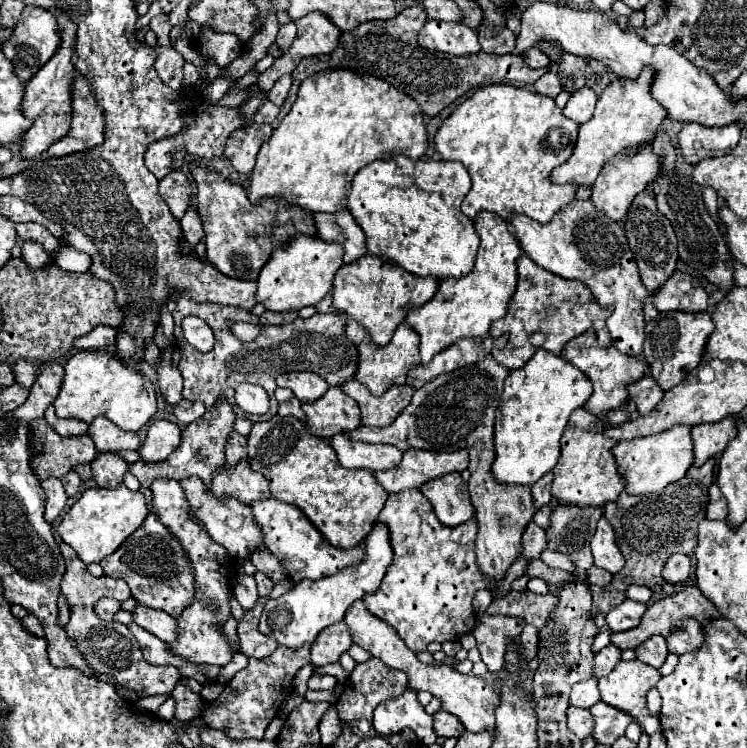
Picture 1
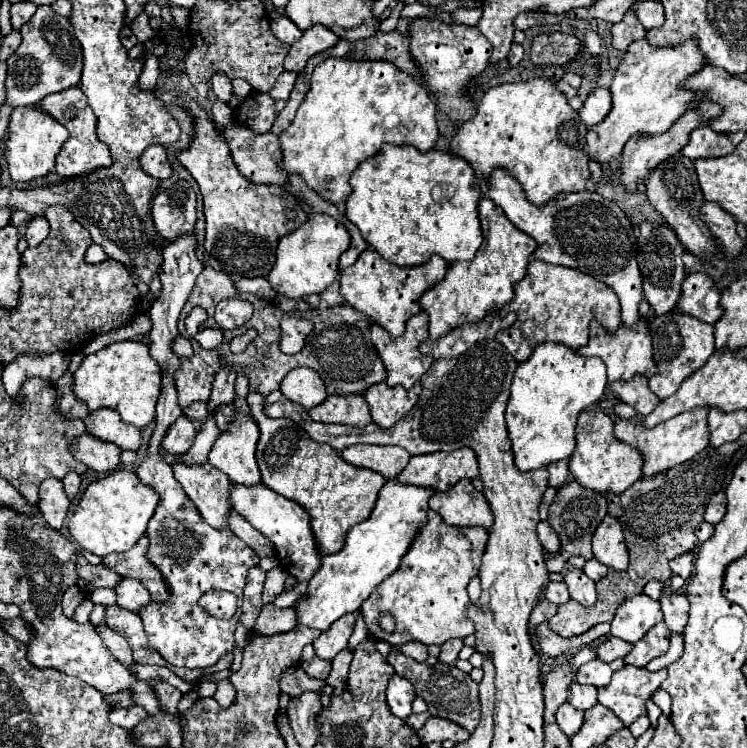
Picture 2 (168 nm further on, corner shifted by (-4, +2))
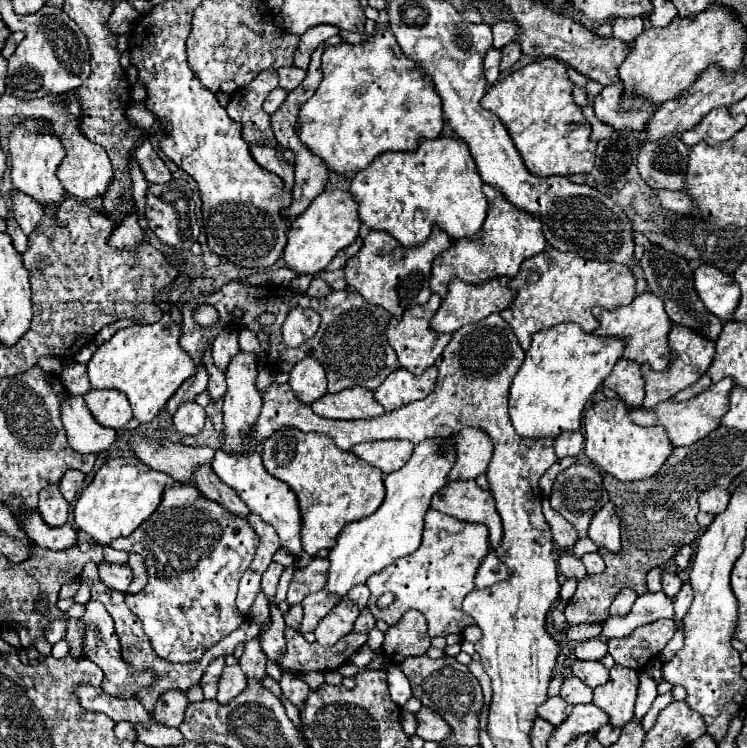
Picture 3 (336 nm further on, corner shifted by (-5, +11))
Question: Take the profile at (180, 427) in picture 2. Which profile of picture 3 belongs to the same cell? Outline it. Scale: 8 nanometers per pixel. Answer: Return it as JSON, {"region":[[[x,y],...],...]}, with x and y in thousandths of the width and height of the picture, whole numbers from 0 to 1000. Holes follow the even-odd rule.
{"region":[[[248,537],[232,553],[232,567],[242,580],[266,580],[274,570],[274,545],[264,537]]]}

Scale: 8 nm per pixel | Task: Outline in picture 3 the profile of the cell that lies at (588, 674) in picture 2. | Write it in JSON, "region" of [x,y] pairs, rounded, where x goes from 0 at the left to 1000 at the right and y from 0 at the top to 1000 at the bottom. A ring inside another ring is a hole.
{"region":[[[767,885],[767,901],[780,909],[788,920],[799,920],[815,909],[815,896],[805,885]]]}

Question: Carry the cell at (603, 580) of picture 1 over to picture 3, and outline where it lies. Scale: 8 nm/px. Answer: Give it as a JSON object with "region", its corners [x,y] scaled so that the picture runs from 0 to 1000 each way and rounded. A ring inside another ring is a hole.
{"region":[[[799,738],[783,741],[778,749],[780,749],[783,759],[786,759],[786,767],[805,767],[810,762],[810,751],[807,751],[807,746]]]}

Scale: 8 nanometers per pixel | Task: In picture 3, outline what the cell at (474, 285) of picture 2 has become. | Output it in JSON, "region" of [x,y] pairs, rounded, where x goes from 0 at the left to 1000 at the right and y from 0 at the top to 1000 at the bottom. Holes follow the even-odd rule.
{"region":[[[655,246],[647,249],[647,257],[655,265],[655,286],[647,305],[631,318],[606,321],[598,337],[588,340],[580,348],[577,388],[588,396],[598,393],[598,380],[604,372],[617,372],[622,377],[647,377],[663,369],[689,369],[700,348],[722,340],[730,332],[724,294],[716,286],[695,281],[665,251]]]}

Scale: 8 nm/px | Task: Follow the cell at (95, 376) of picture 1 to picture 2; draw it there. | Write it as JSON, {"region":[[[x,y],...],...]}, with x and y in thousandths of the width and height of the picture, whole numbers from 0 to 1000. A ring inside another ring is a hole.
{"region":[[[163,456],[163,459],[150,459],[139,467],[134,467],[131,472],[115,475],[107,493],[99,499],[99,515],[96,523],[102,528],[102,533],[107,533],[118,549],[129,549],[129,547],[153,547],[161,552],[163,563],[190,574],[193,568],[198,568],[206,557],[209,557],[209,536],[214,528],[214,488],[201,477],[198,472],[198,461],[185,459],[185,456]]]}

